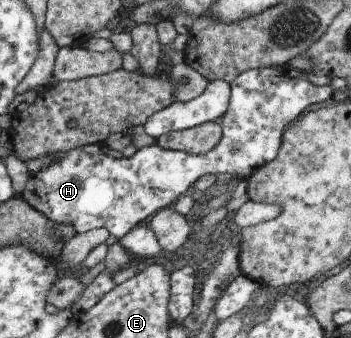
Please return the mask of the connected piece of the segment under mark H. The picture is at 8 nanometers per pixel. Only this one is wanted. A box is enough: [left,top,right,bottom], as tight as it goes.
[21,64,335,239]

